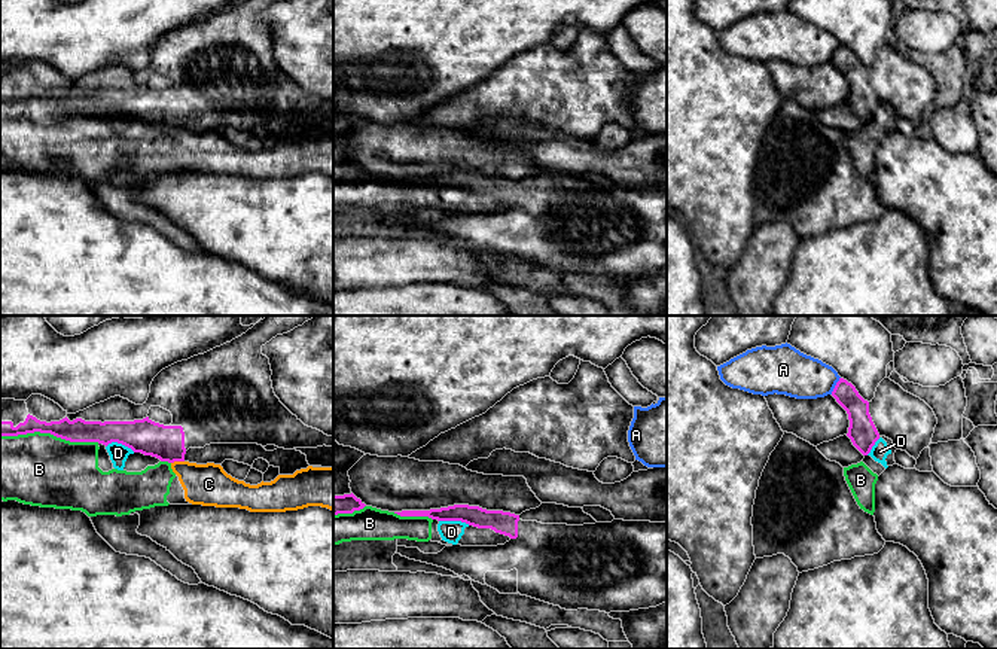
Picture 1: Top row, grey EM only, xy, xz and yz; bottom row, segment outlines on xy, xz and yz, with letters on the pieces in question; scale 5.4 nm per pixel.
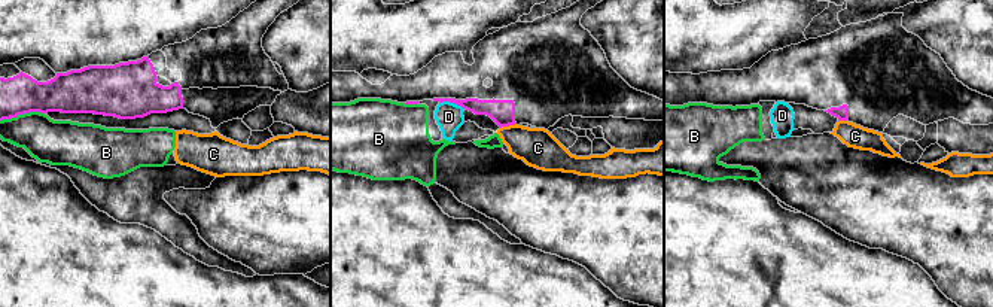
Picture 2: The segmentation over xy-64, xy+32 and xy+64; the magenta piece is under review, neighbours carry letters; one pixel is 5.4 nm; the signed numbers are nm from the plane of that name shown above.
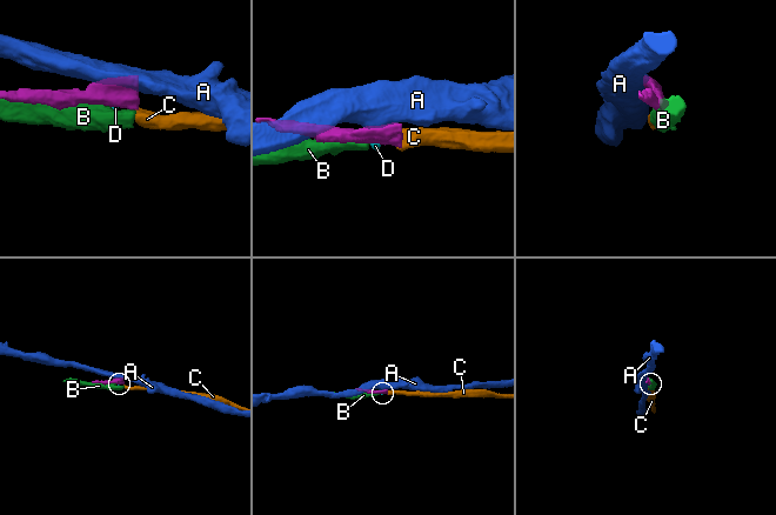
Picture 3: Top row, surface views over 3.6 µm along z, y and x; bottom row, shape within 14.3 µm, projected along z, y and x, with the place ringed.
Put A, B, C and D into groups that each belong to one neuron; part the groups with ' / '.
A / B C D

